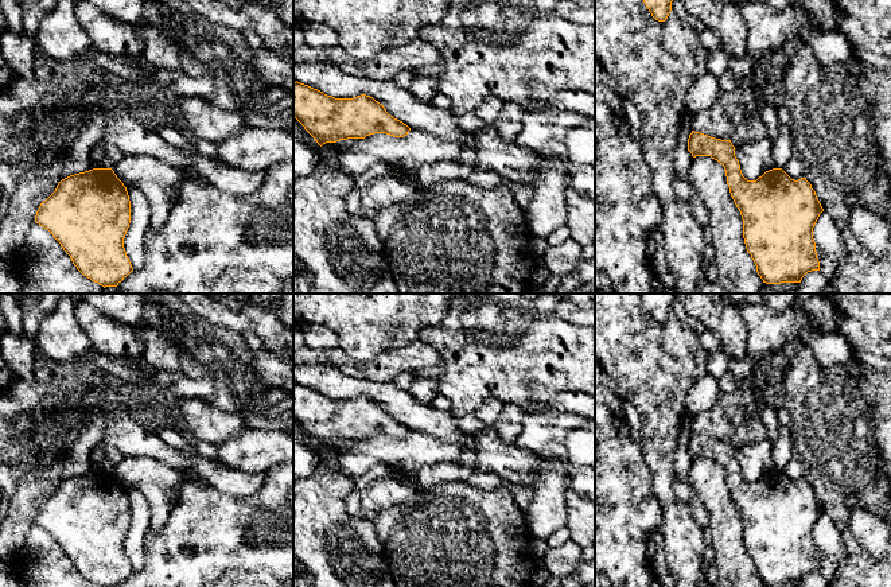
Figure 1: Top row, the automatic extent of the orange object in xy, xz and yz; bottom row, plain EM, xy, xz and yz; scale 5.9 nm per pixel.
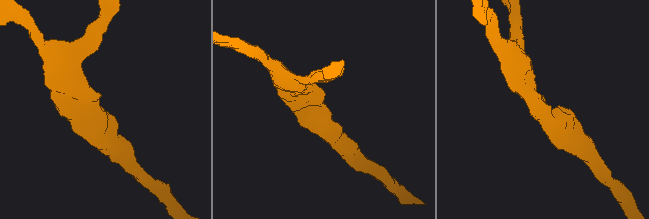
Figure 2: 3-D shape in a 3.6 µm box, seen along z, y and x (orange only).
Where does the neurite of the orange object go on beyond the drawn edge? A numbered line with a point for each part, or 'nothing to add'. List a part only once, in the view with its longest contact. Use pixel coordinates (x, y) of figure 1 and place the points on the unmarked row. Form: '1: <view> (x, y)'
nothing to add

